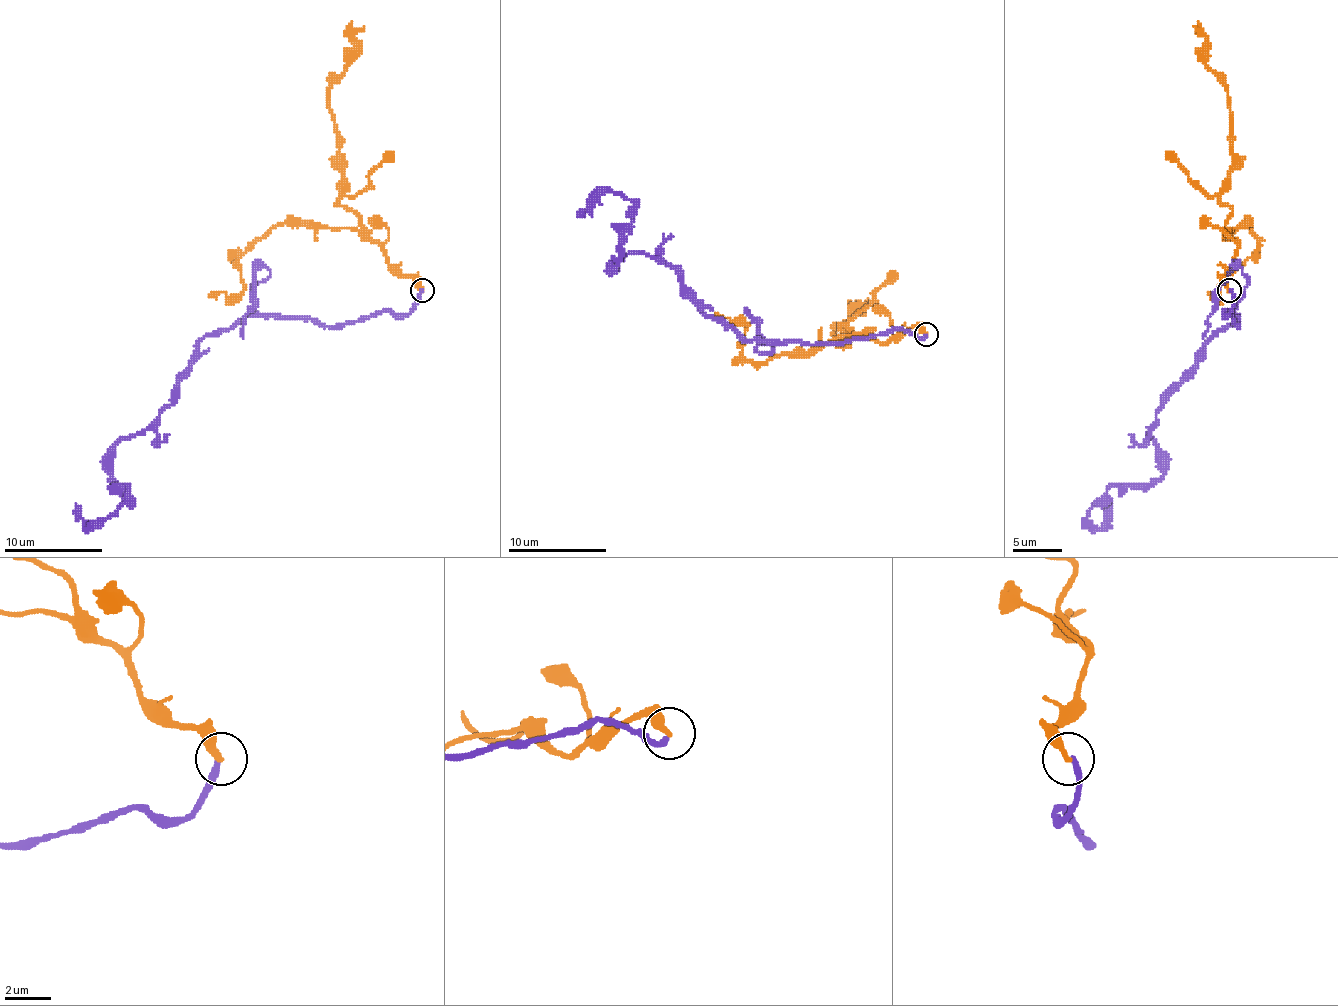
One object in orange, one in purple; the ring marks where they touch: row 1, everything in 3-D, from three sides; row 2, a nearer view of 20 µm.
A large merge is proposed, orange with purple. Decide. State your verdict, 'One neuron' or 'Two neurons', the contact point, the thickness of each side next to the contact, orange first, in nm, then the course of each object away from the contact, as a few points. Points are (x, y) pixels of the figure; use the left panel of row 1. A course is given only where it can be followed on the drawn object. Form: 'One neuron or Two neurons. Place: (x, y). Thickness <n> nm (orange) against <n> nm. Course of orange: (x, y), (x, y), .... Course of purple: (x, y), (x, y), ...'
Two neurons. Place: (422, 290). Thickness 280 nm (orange) against 240 nm. Course of orange: (423, 289), (403, 277), (351, 210), (337, 203), (341, 169), (329, 85), (349, 63), (351, 21). Course of purple: (423, 289), (408, 314), (209, 334), (179, 393), (115, 447), (127, 503), (88, 528), (76, 503)

